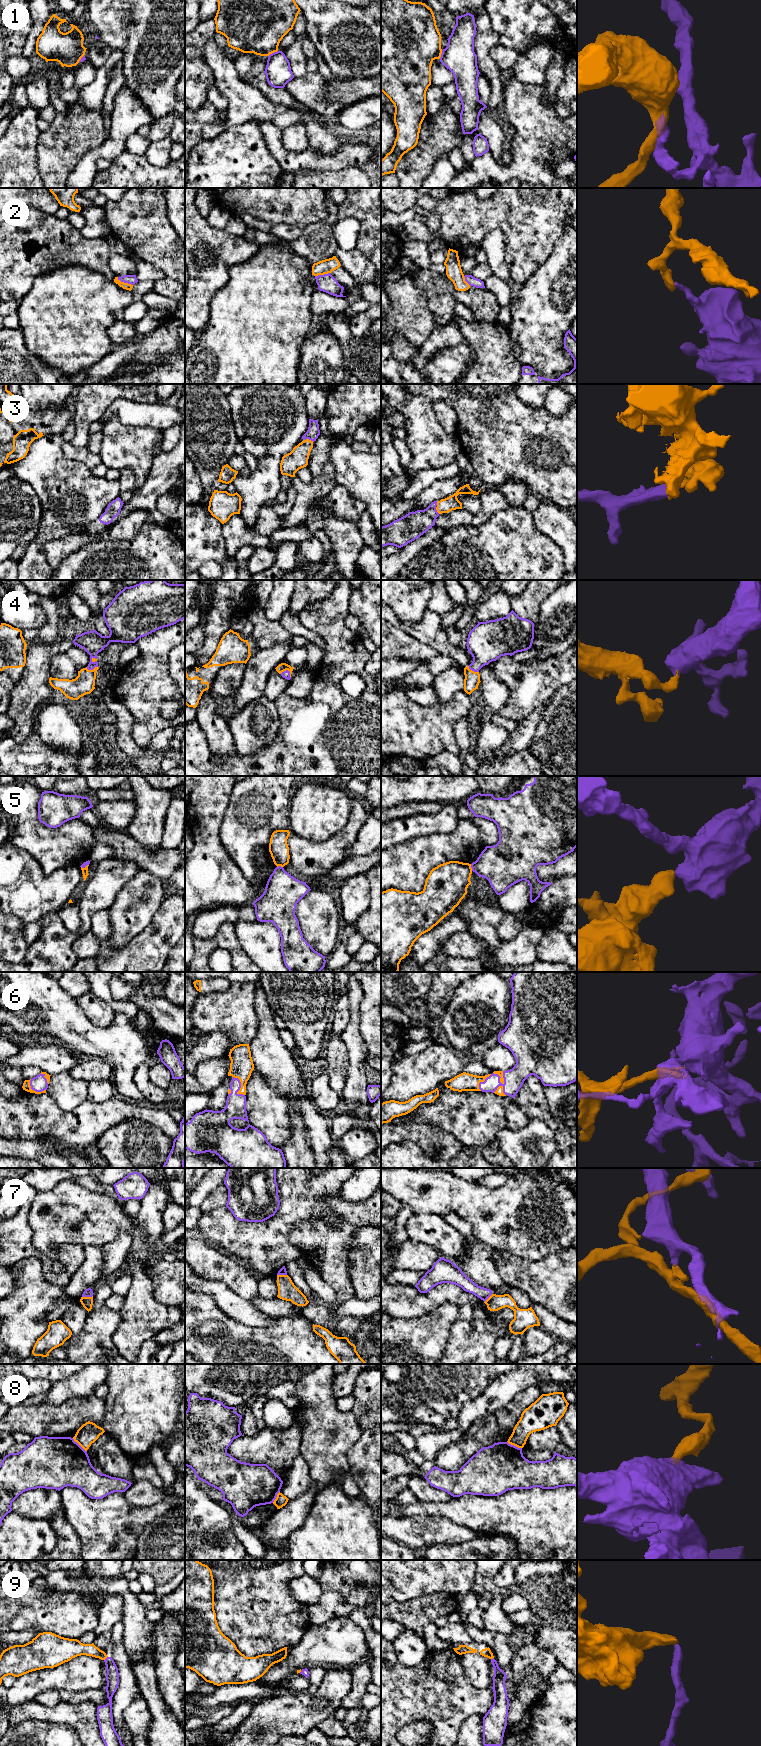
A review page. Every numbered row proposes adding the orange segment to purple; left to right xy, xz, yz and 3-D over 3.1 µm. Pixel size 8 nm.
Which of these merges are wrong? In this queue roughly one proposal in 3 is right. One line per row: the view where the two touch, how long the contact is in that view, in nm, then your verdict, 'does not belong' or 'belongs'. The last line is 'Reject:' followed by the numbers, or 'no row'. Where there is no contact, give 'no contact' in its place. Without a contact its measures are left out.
1: xz | 90 nm | does not belong
2: xy | 140 nm | belongs
3: xz | 70 nm | belongs
4: xz | 90 nm | belongs
5: yz | 60 nm | does not belong
6: yz | 220 nm | belongs
7: xy | 90 nm | does not belong
8: xy | 160 nm | does not belong
9: xy | 50 nm | does not belong
Reject: 1, 5, 7, 8, 9

